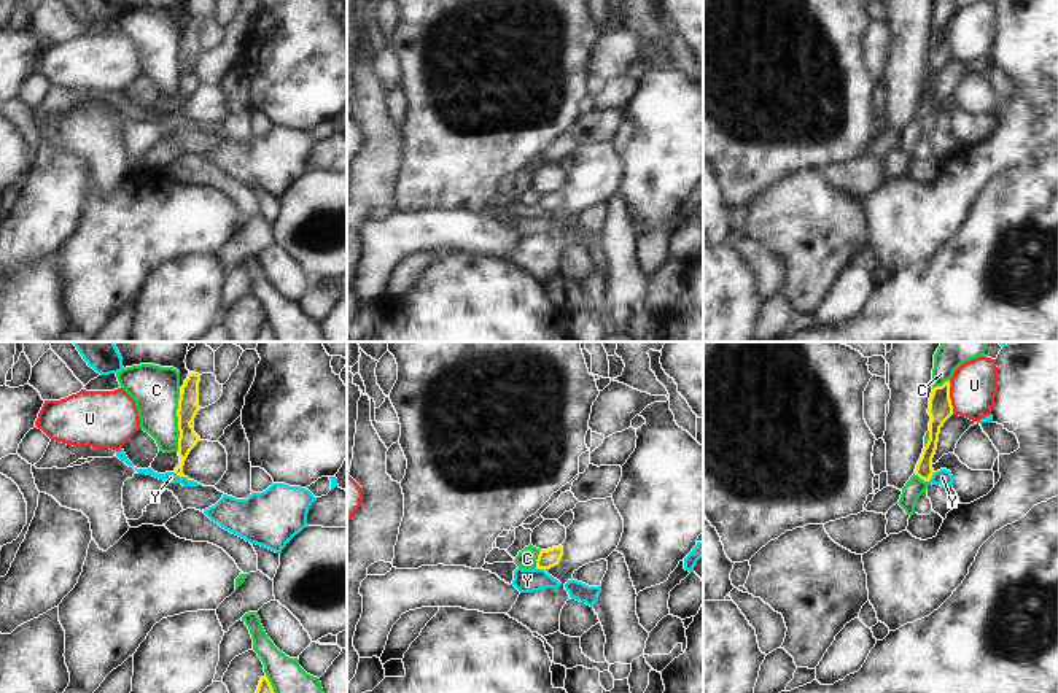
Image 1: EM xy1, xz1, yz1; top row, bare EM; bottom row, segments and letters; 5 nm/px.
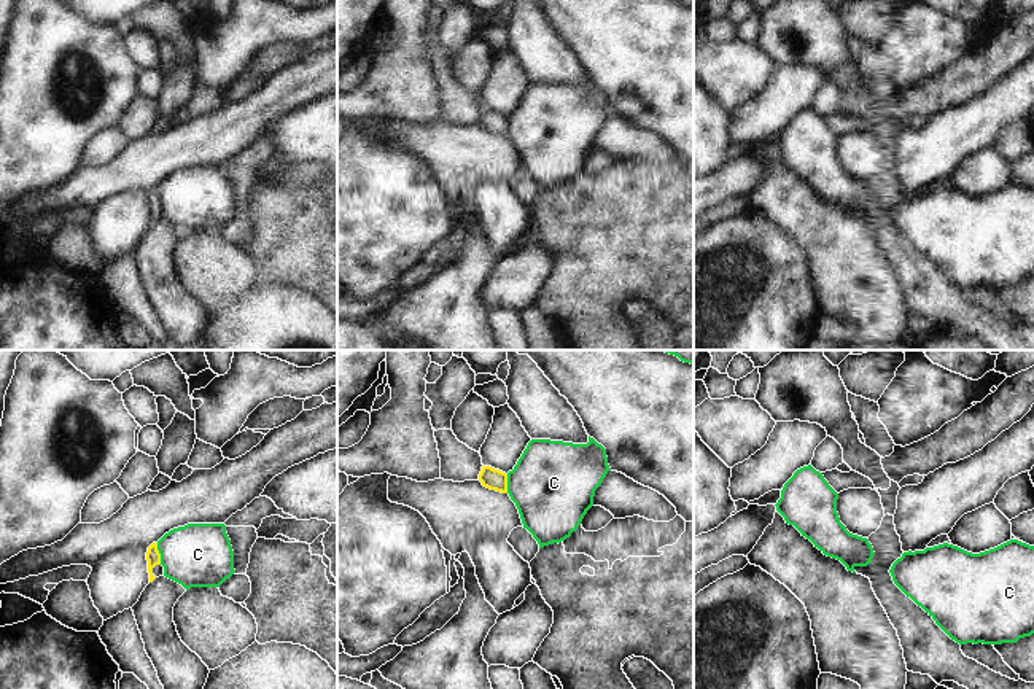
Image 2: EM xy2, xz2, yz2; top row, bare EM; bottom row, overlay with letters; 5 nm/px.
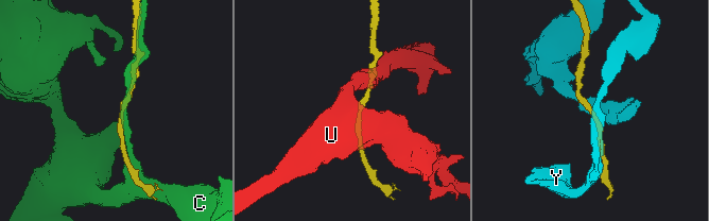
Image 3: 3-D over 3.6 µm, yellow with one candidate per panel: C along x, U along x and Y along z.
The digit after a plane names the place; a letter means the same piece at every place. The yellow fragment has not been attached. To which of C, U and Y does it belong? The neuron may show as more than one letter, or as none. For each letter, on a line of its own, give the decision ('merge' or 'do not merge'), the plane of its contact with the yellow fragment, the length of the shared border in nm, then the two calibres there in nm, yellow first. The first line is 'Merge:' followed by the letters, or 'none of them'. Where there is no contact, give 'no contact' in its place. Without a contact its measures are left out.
Merge: none of them
C: do not merge; meets yellow in xy1; contact 300 nm long; 110 nm thick on the yellow side, 240 nm on the other
U: do not merge; meets yellow in yz1; contact 180 nm long; 120 nm thick on the yellow side, 240 nm on the other
Y: do not merge; meets yellow in xy1; contact 90 nm long; 100 nm thick on the yellow side, 60 nm on the other

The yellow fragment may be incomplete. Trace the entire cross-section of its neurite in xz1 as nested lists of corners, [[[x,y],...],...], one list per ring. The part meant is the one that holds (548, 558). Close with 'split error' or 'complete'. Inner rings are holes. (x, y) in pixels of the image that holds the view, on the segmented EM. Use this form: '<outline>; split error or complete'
[[[552,547],[547,550],[541,550],[536,559],[536,569],[550,569],[560,563],[563,556],[563,547]]]; complete

